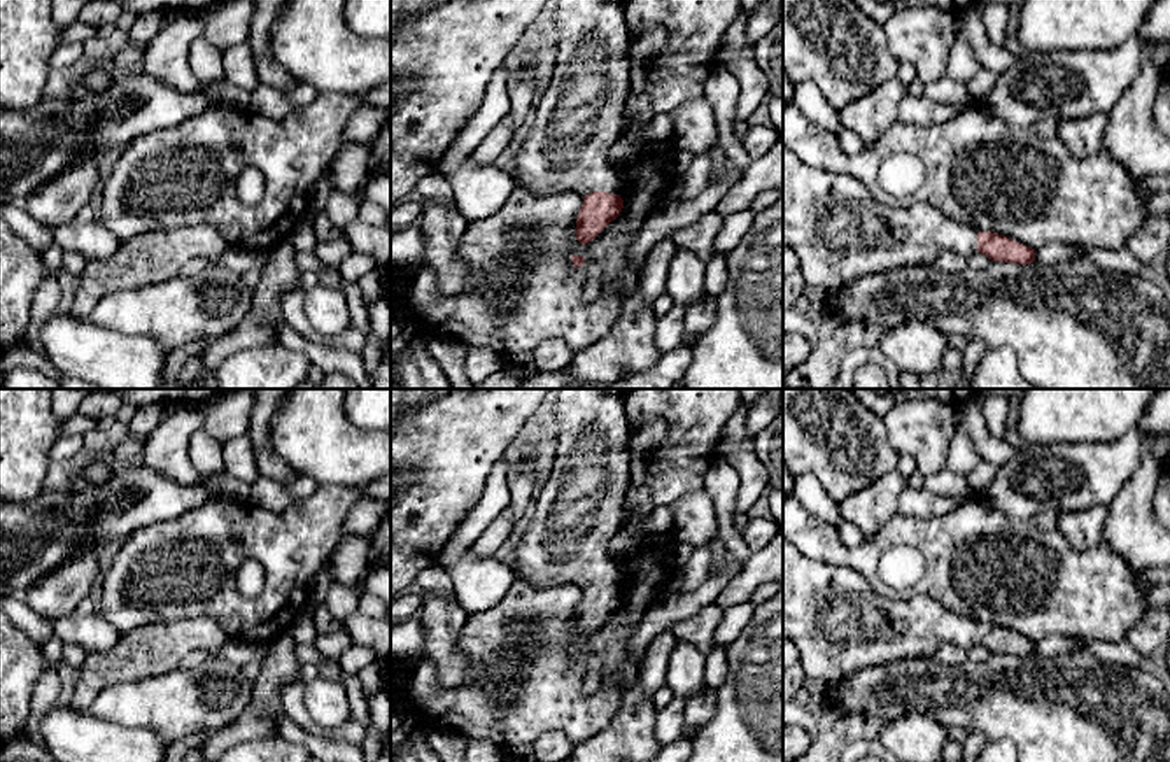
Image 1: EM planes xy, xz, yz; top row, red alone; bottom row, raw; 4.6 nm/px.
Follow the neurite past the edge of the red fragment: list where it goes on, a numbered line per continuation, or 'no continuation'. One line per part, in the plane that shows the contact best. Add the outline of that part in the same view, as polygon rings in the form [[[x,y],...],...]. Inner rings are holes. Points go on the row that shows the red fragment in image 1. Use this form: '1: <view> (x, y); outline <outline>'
1: xz (577, 121); outline [[[559,0],[553,25],[559,32],[557,63],[553,77],[536,107],[534,124],[506,172],[534,194],[594,191],[620,194],[624,189],[615,168],[608,163],[608,151],[622,135],[624,110],[631,95],[631,35],[624,16],[624,4],[613,0]]]

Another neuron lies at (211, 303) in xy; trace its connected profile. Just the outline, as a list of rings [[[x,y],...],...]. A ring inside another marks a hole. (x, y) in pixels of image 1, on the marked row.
[[[226,266],[173,277],[100,298],[82,319],[121,335],[149,335],[168,352],[231,333],[250,308],[252,289]]]

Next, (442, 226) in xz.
[[[424,200],[424,210],[417,221],[424,235],[422,266],[436,275],[436,289],[441,296],[462,293],[469,268],[455,256],[457,243],[468,228],[468,221],[457,207],[447,207],[438,200]]]

